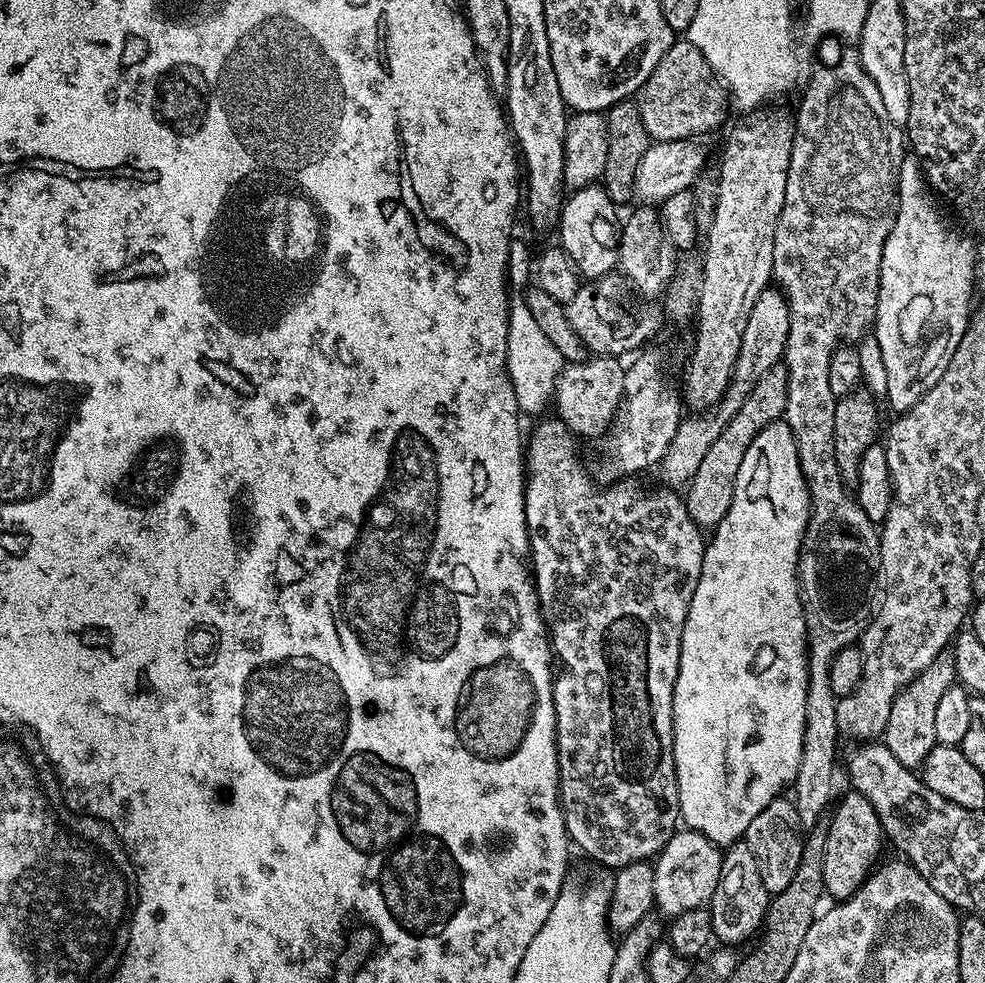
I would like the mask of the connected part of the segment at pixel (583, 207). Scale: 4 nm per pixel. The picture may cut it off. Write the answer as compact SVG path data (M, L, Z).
M599 183L577 188L565 199L560 209L559 247L572 259L585 281L600 280L617 267L621 225L616 224L618 205Z

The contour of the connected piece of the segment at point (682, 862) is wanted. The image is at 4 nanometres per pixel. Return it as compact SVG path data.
M691 830L675 832L654 860L652 898L655 911L661 917L675 918L686 910L705 907L711 901L720 881L721 866L721 849L714 842L710 842L710 838Z

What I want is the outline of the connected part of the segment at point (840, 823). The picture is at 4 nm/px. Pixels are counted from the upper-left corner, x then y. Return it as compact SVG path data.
M852 790L849 793L849 796L841 798L836 813L828 820L826 854L822 858L824 890L836 902L850 899L863 886L873 871L872 863L880 852L880 840L882 844L880 819L874 806L861 792Z

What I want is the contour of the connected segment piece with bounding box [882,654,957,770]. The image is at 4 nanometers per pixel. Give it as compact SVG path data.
M941 654L894 698L894 706L890 706L890 718L886 718L882 742L890 750L890 754L898 758L902 766L911 770L919 769L930 750L938 747L934 734L934 717L938 711L938 702L942 694L946 694L946 690L956 683L955 659L951 655Z

